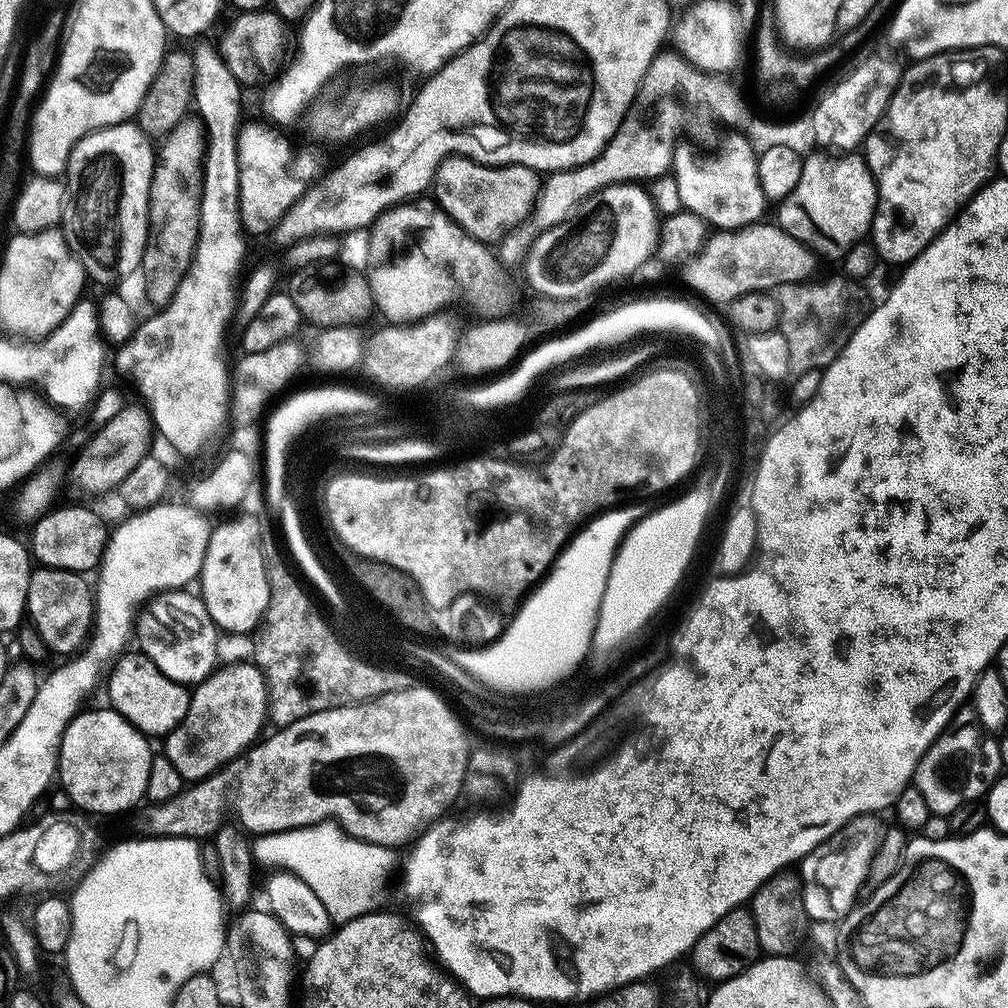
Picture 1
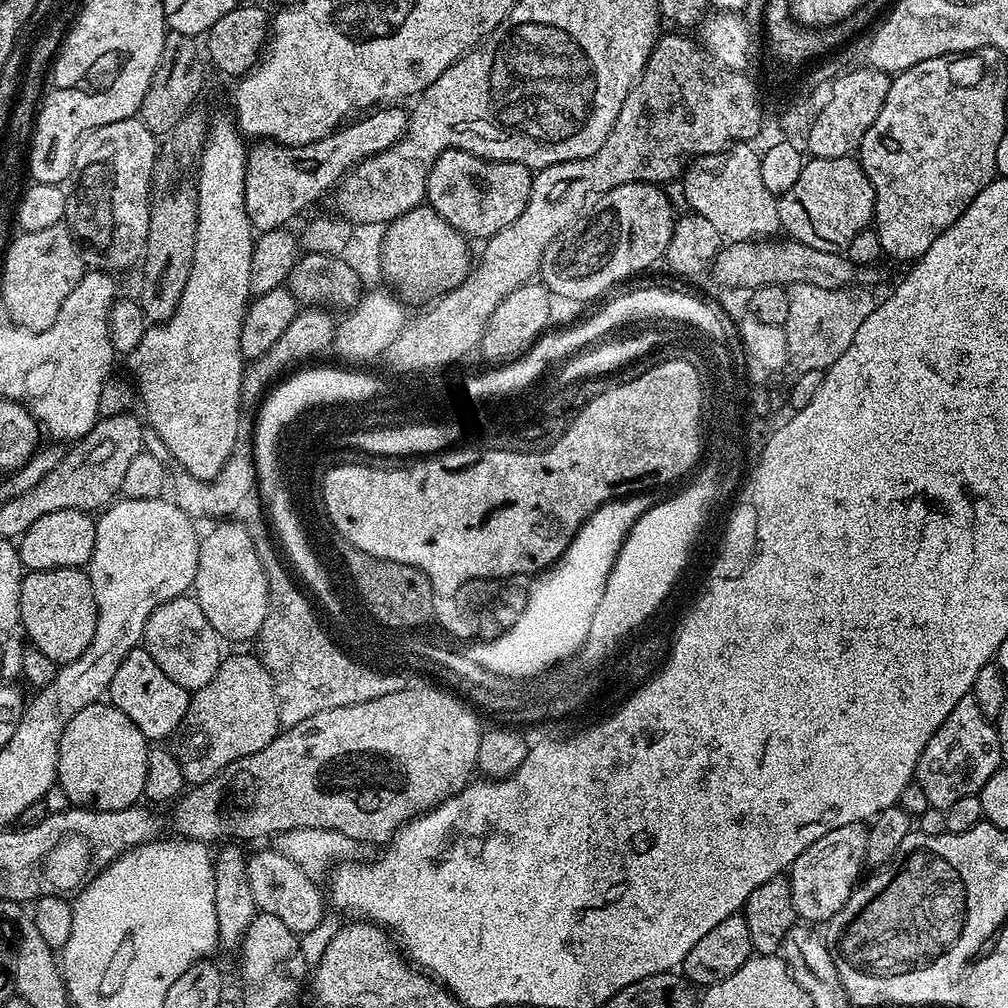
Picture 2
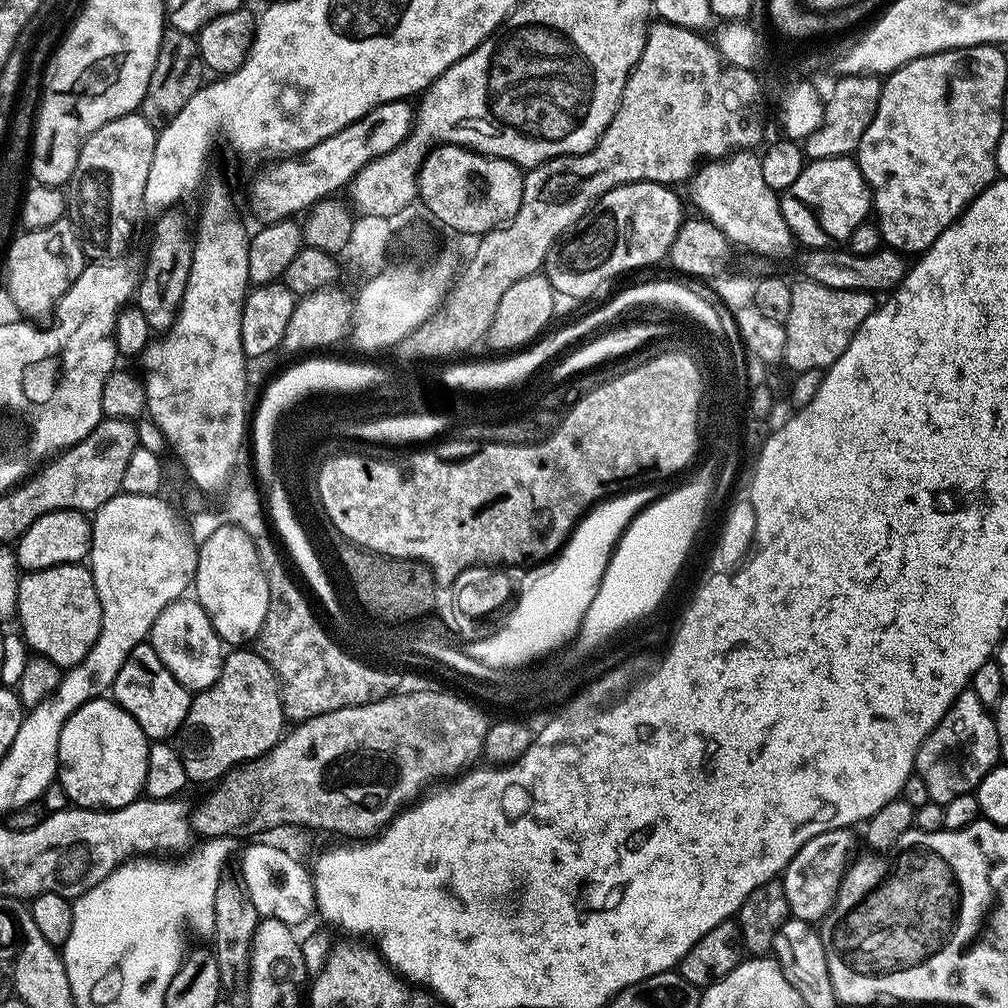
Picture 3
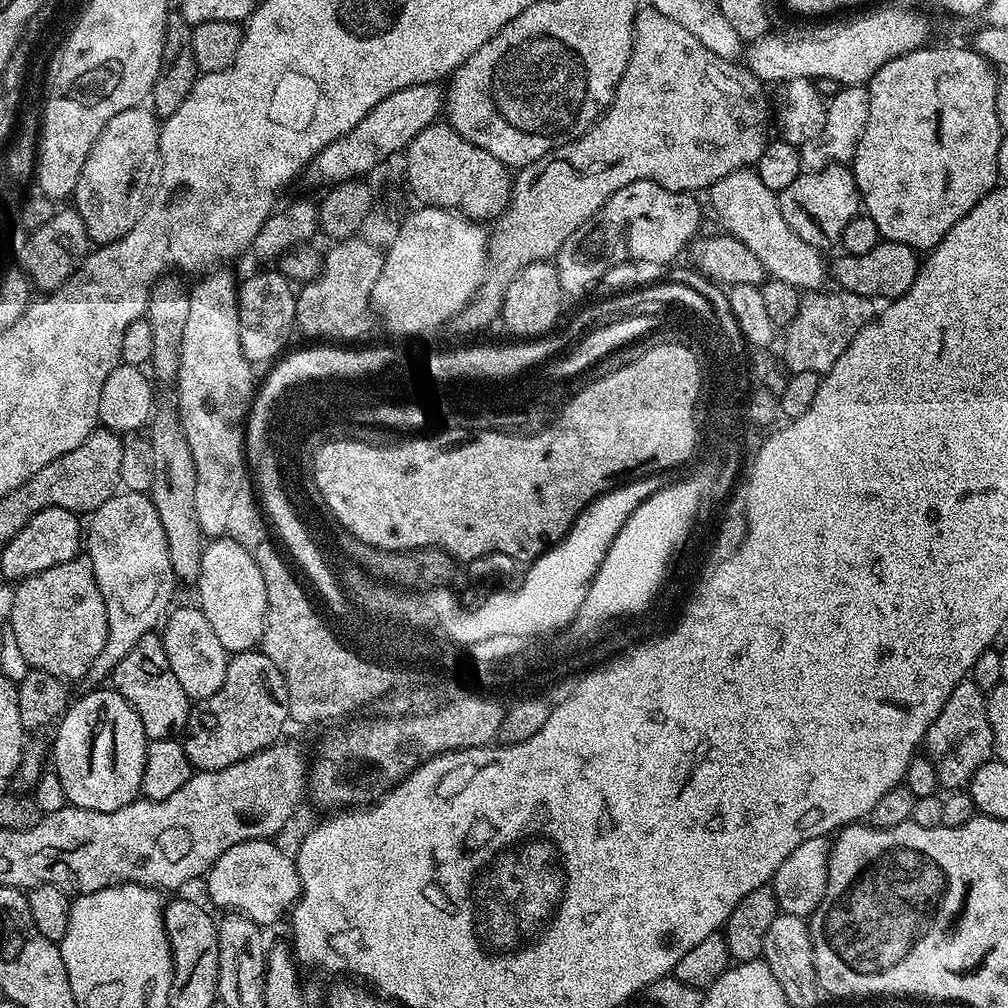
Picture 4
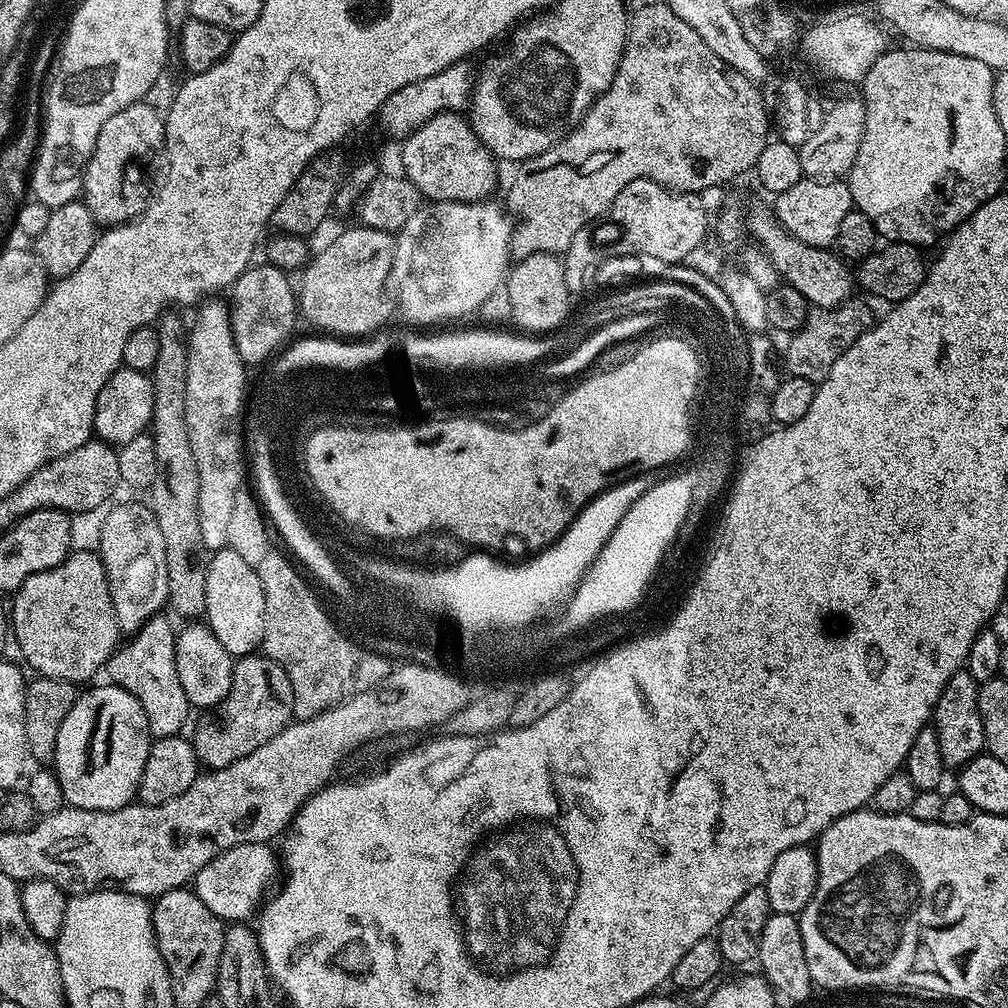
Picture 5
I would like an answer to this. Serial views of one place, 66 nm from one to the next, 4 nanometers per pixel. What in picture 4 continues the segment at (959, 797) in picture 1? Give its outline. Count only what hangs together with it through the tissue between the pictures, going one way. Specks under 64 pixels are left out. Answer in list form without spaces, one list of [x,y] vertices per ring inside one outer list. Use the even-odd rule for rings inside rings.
[[[965,678],[956,683],[954,690],[950,690],[946,706],[942,706],[930,730],[926,730],[922,748],[934,766],[934,774],[940,779],[941,785],[948,790],[960,790],[972,781],[978,766],[993,759],[993,742],[985,689],[979,688],[972,679]]]

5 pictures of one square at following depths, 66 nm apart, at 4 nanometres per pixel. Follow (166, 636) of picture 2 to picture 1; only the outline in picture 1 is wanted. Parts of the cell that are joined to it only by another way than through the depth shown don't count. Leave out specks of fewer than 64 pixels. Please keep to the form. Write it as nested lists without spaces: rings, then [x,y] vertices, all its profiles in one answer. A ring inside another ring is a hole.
[[[167,590],[153,595],[137,615],[134,625],[134,640],[140,643],[137,644],[139,651],[149,656],[166,678],[185,686],[202,683],[218,664],[218,627],[199,595],[192,593],[191,596],[190,593],[188,590]]]

